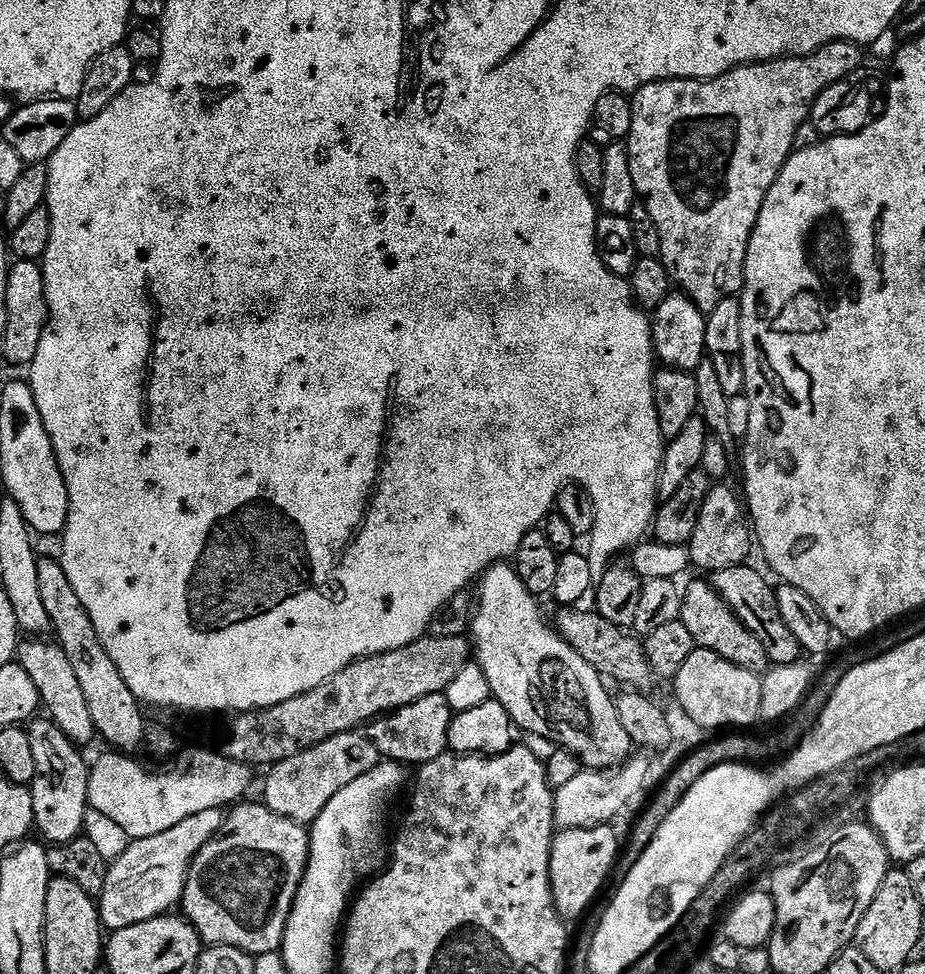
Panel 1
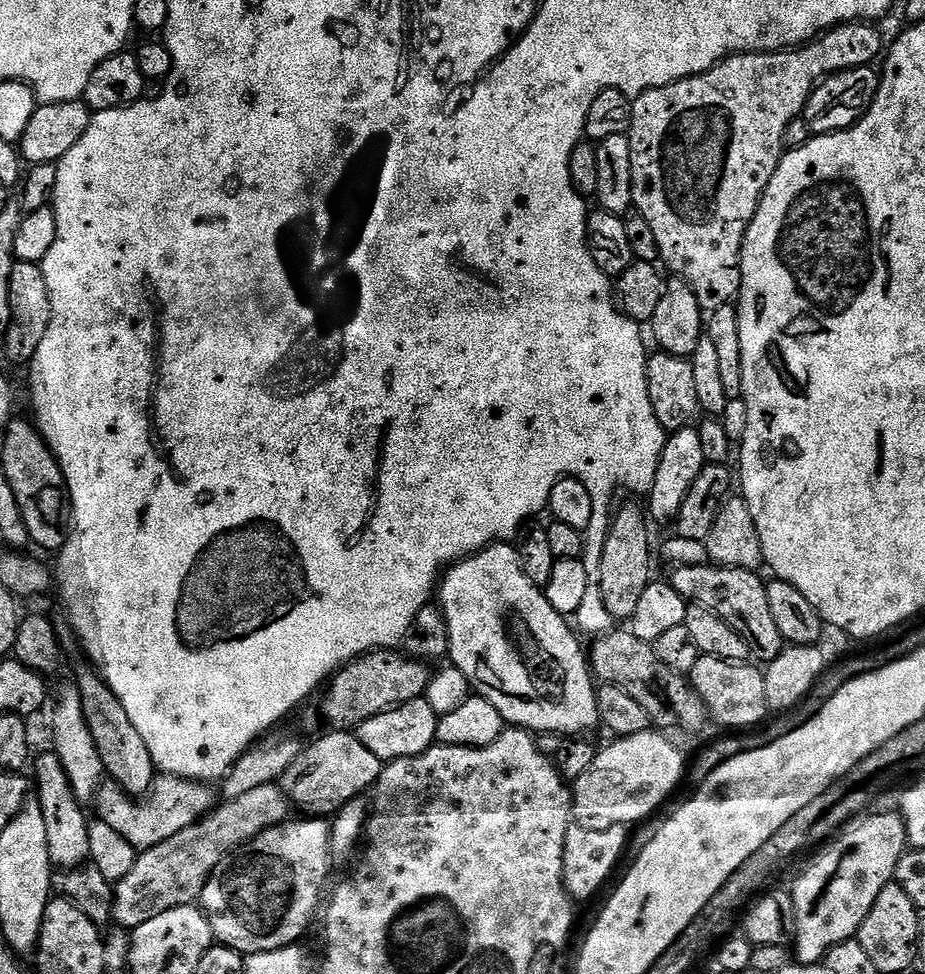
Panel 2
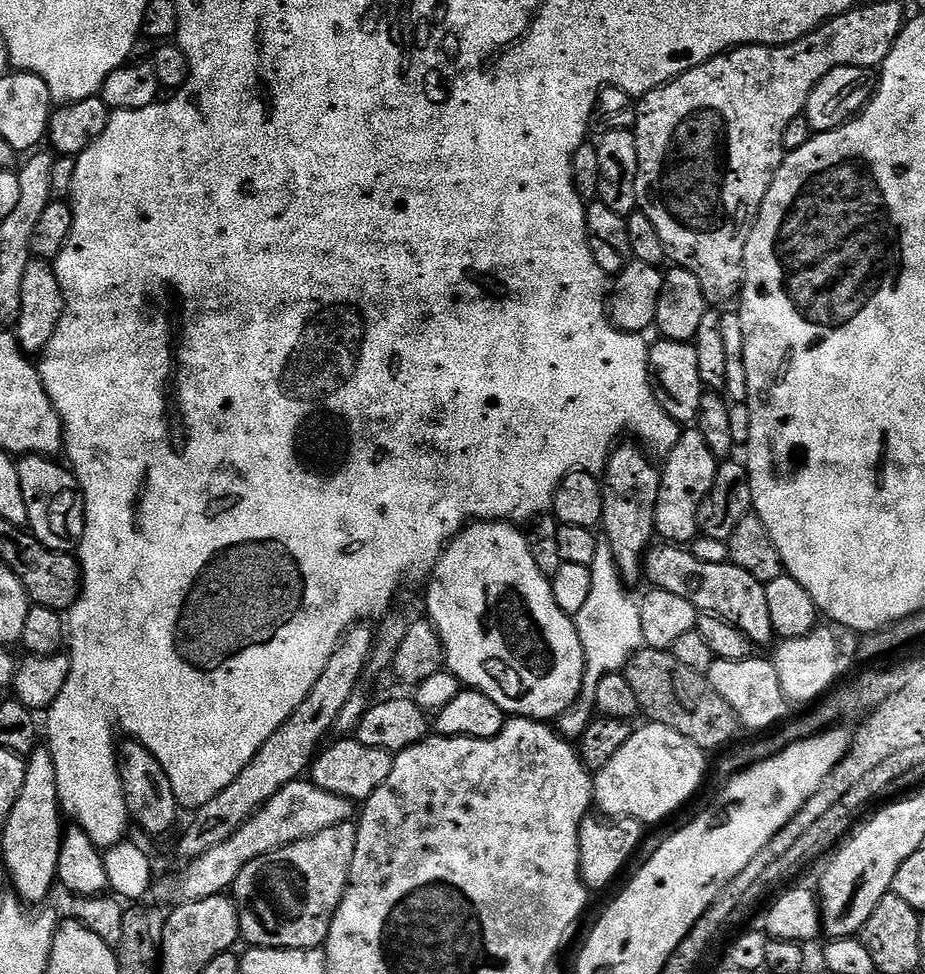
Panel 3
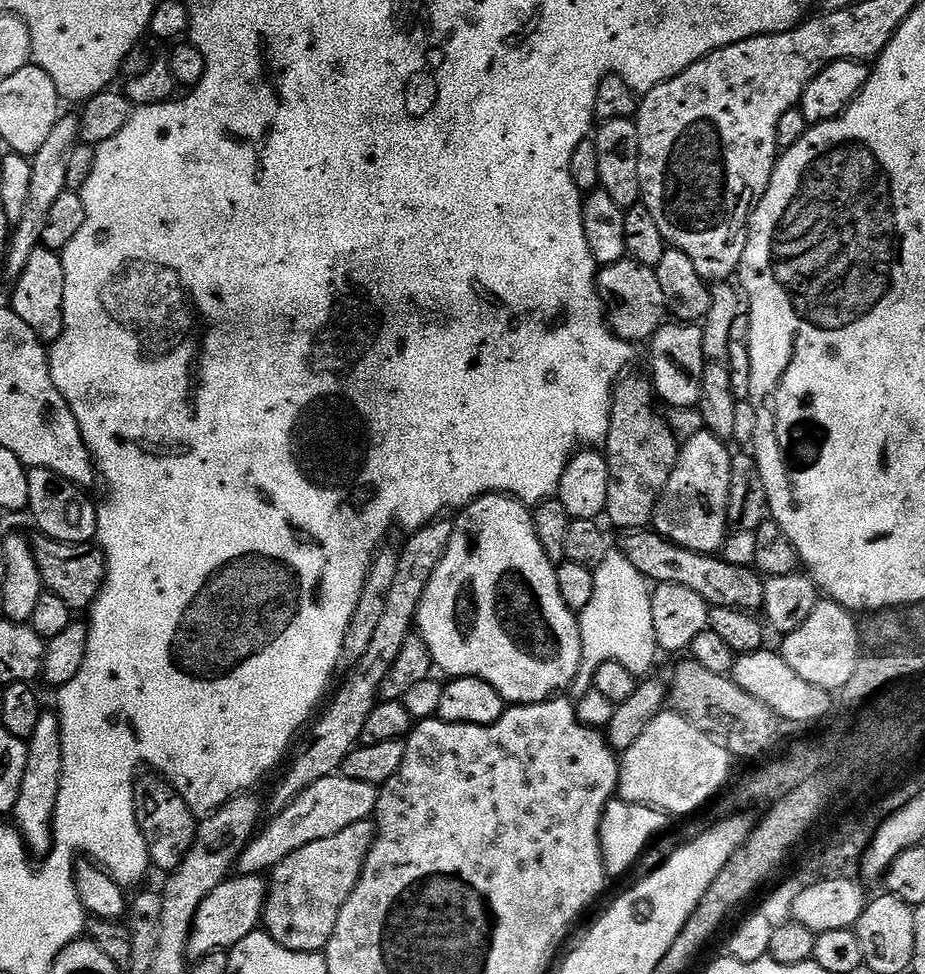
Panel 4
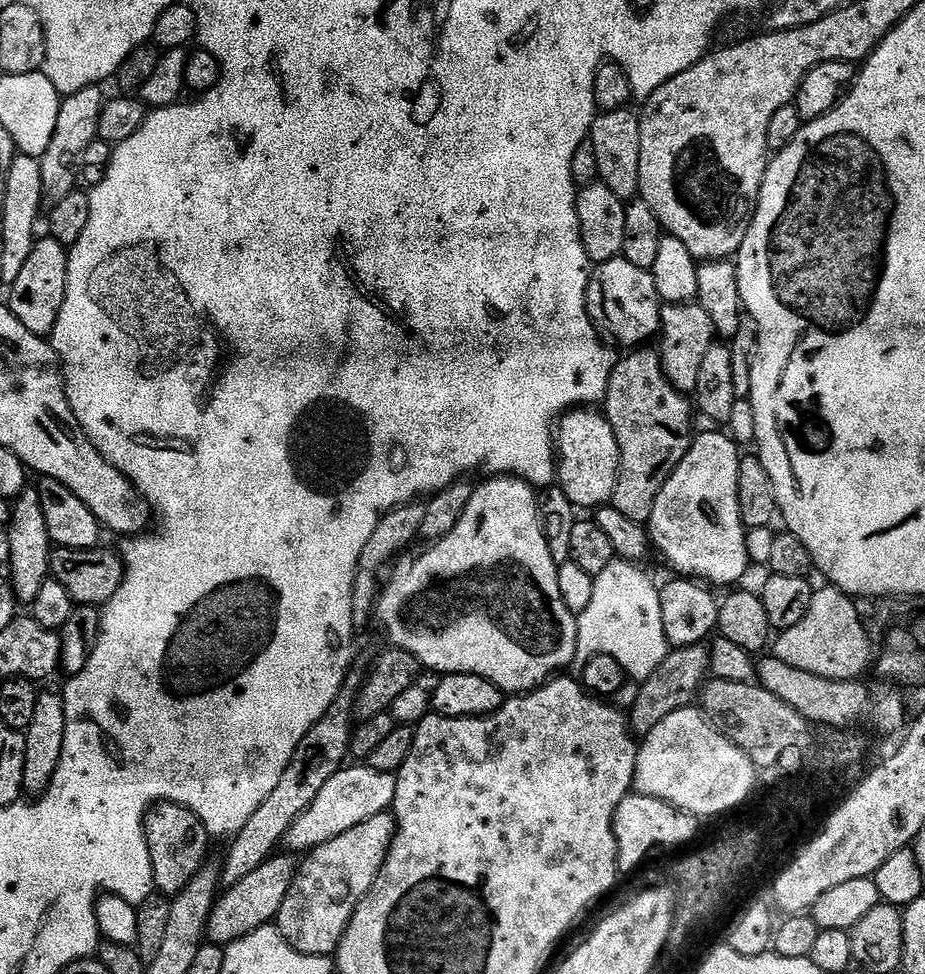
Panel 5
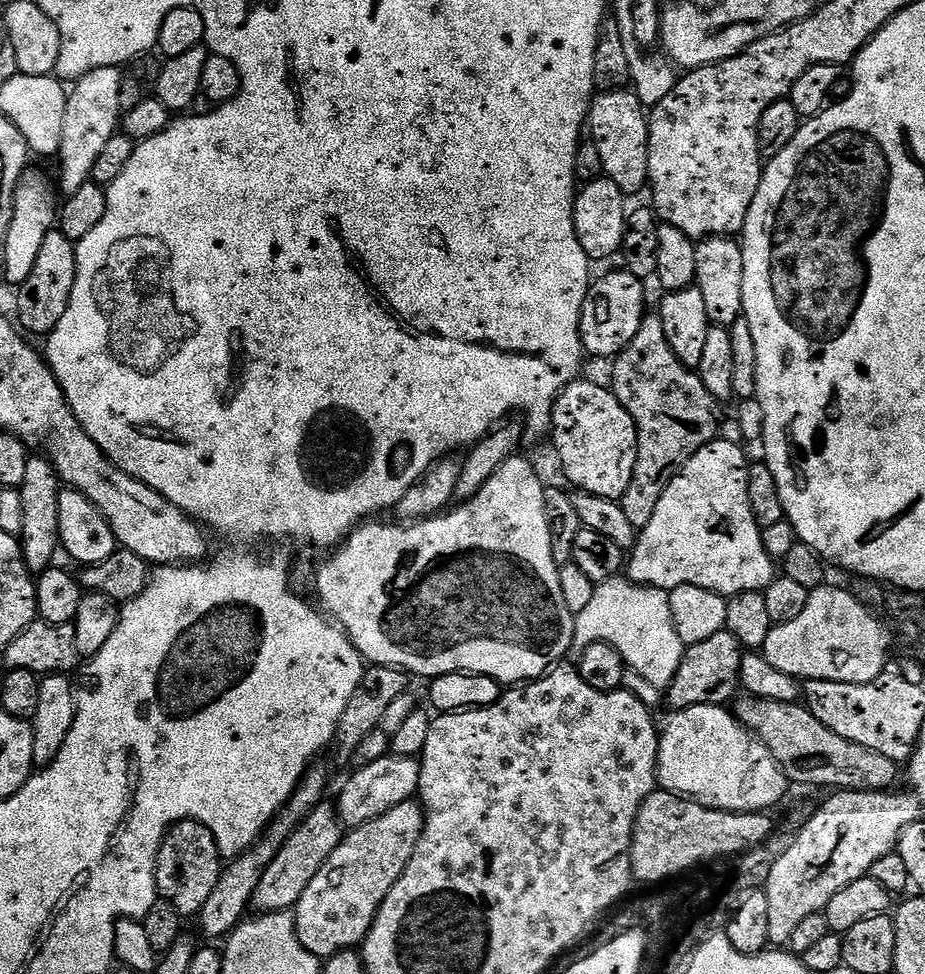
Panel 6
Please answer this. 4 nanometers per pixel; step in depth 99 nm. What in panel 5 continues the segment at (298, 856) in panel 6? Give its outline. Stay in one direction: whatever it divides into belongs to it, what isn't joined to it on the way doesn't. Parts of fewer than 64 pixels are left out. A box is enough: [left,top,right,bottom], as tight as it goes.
[207,854,297,946]

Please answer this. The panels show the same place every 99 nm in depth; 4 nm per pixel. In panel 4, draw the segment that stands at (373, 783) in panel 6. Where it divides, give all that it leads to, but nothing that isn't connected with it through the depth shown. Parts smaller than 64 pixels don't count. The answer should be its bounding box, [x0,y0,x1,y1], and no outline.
[238,774,377,875]

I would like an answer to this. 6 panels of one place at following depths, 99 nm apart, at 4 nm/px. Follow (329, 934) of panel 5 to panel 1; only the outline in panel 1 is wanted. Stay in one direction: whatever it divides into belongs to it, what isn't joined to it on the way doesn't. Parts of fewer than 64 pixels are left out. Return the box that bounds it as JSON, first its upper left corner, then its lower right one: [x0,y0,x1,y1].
[182,802,310,958]

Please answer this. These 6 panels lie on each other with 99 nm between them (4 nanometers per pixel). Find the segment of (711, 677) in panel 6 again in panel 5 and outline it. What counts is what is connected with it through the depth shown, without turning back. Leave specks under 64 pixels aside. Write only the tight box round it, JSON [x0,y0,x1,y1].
[630,644,710,738]

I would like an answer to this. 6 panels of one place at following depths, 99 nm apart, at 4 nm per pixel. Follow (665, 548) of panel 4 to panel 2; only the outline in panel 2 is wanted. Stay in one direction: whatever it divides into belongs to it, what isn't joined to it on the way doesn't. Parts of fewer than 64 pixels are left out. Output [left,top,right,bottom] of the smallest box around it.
[670,562,786,662]

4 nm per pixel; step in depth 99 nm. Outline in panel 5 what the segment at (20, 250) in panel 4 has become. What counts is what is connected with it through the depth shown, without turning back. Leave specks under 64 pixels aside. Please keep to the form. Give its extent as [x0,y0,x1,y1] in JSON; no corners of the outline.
[39,87,106,205]

